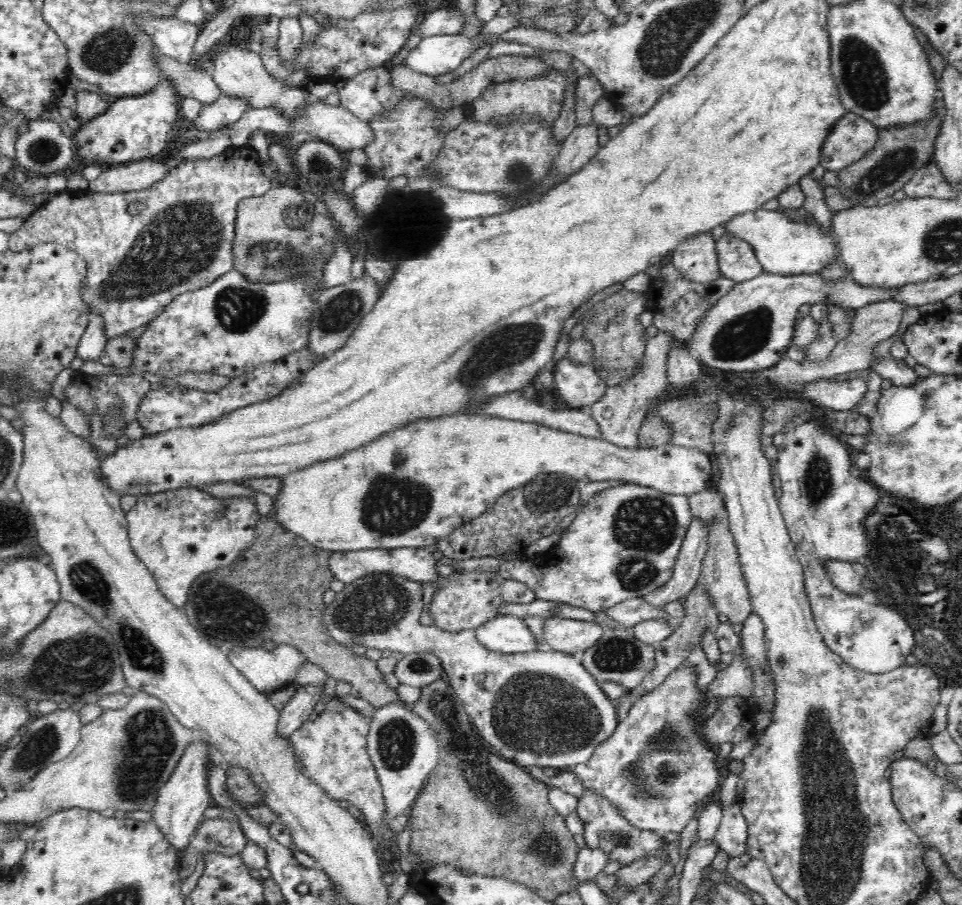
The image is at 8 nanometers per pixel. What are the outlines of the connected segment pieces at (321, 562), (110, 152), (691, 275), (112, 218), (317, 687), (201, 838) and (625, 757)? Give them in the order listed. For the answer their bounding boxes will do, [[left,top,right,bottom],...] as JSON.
[[186,512,413,710],[73,78,183,163],[671,232,722,284],[9,146,271,339],[278,683,324,736],[189,816,249,855],[570,660,720,835]]

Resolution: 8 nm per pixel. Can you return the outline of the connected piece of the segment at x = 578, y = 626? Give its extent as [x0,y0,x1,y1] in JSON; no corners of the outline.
[541,617,603,655]

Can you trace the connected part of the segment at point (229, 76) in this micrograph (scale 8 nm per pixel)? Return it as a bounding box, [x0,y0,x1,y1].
[210,40,316,120]

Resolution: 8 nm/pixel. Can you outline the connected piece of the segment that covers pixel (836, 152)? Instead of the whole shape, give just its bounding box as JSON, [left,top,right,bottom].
[820,110,880,172]

